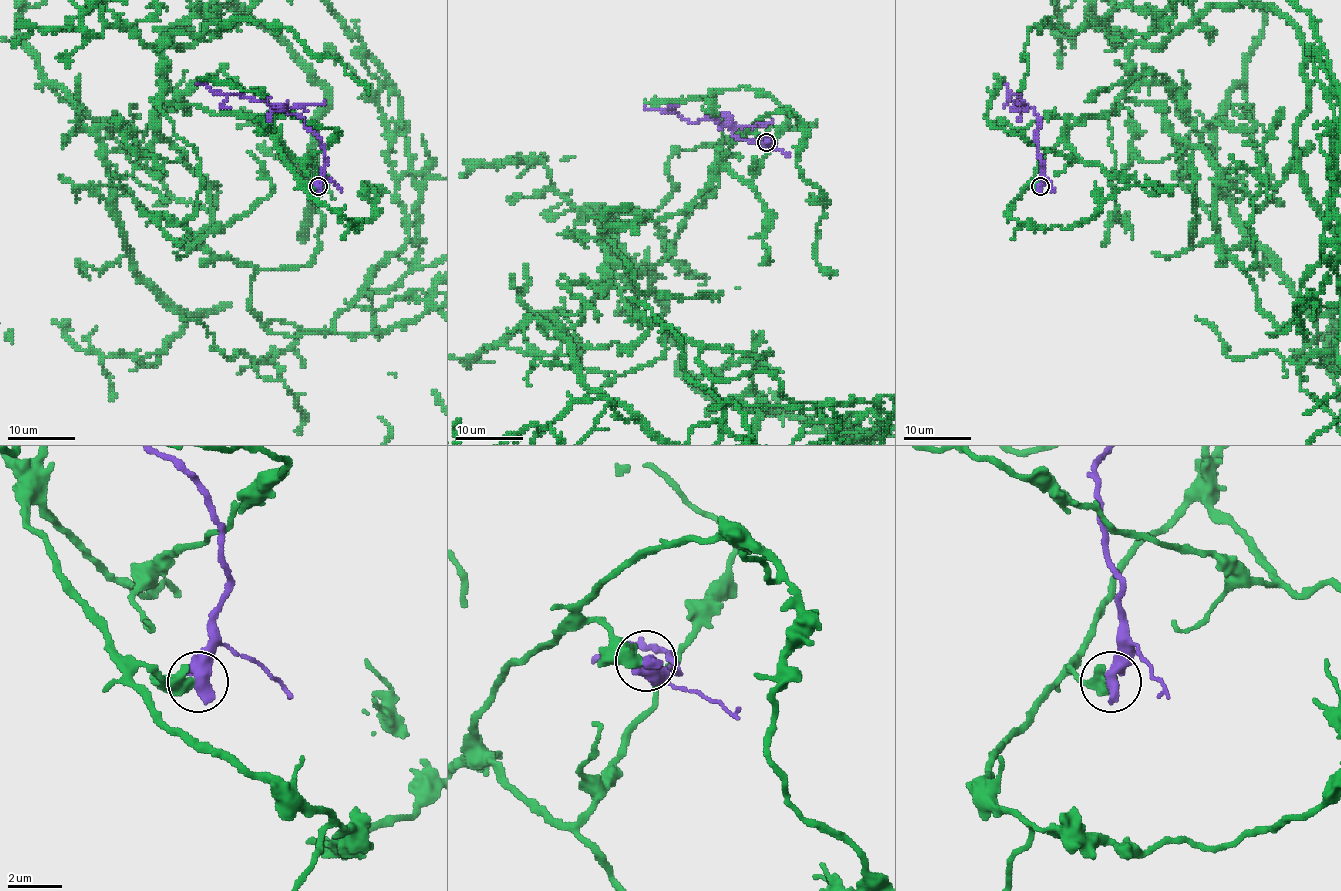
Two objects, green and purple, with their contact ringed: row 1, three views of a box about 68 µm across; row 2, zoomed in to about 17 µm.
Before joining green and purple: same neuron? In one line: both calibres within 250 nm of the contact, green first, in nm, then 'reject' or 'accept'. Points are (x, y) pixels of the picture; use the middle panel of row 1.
550/650 nm | reject

